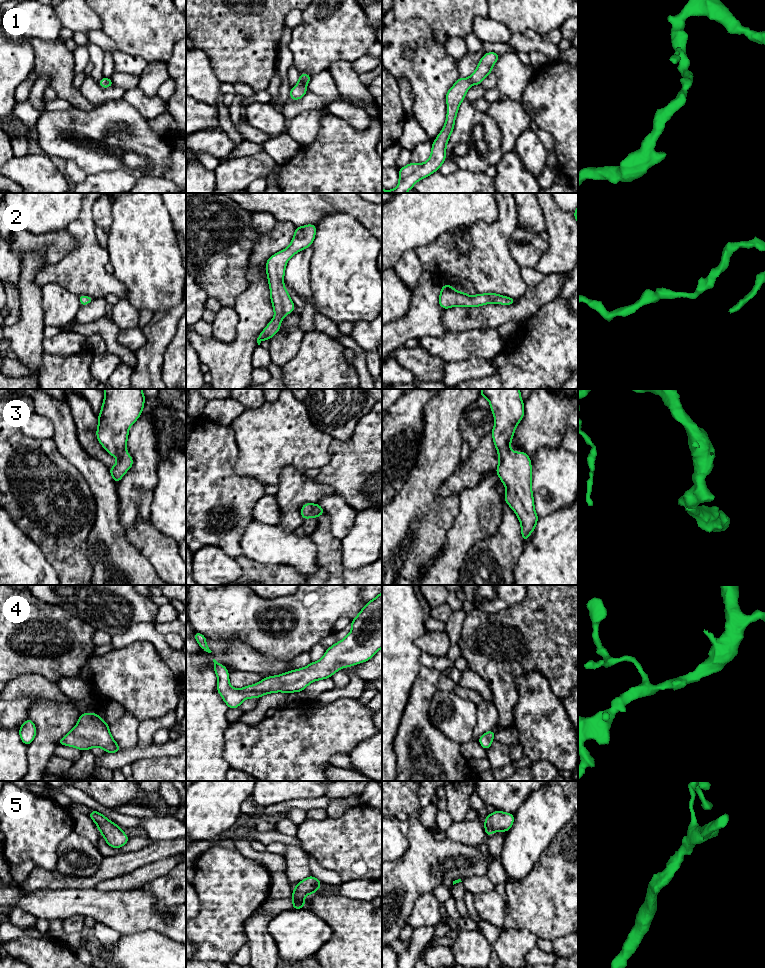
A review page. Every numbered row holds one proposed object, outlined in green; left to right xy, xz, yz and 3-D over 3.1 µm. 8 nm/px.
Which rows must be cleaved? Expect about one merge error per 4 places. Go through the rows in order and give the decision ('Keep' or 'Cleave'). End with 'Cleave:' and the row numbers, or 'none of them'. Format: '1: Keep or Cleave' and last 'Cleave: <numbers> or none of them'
1: Keep
2: Keep
3: Keep
4: Keep
5: Keep
Cleave: none of them

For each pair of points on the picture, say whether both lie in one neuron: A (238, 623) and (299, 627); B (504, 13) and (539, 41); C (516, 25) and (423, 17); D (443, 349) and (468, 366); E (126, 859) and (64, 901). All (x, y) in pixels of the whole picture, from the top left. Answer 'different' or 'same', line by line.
A: same
B: different
C: different
D: different
E: different

